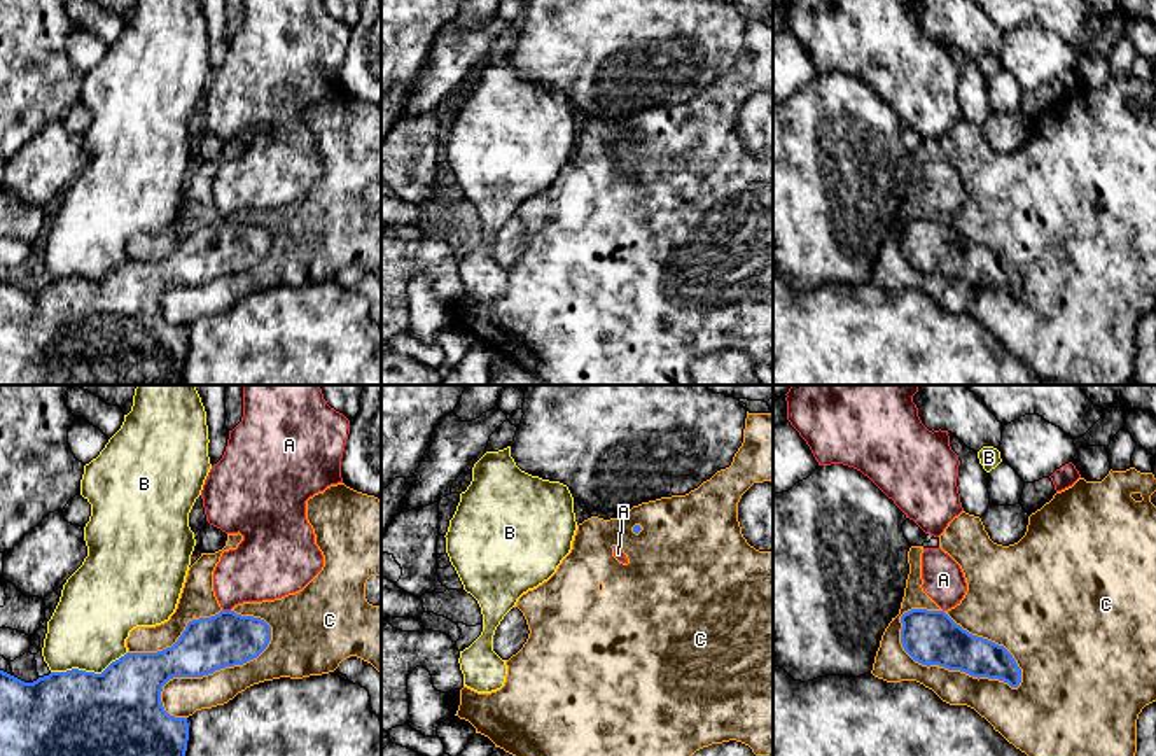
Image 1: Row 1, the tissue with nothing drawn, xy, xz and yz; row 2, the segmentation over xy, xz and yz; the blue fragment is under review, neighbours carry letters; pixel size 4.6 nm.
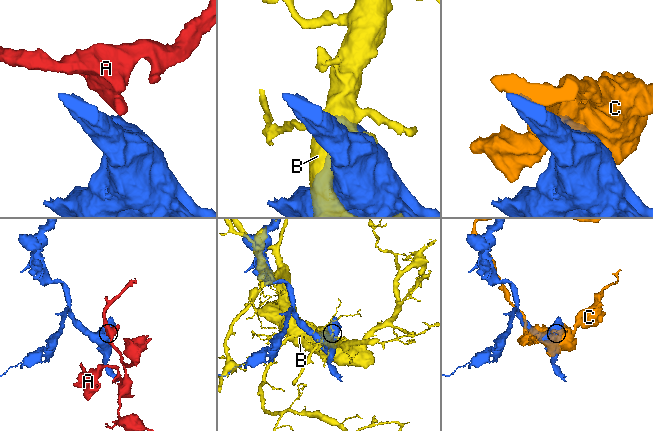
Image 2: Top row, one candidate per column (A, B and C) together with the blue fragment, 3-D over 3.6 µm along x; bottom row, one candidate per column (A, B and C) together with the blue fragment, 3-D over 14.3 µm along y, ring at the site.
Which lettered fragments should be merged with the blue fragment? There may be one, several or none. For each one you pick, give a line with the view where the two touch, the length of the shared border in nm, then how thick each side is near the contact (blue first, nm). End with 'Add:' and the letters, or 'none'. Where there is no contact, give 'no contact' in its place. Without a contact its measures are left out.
Add: none

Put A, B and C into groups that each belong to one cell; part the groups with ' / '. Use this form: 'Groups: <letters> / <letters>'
Groups: A / B / C

